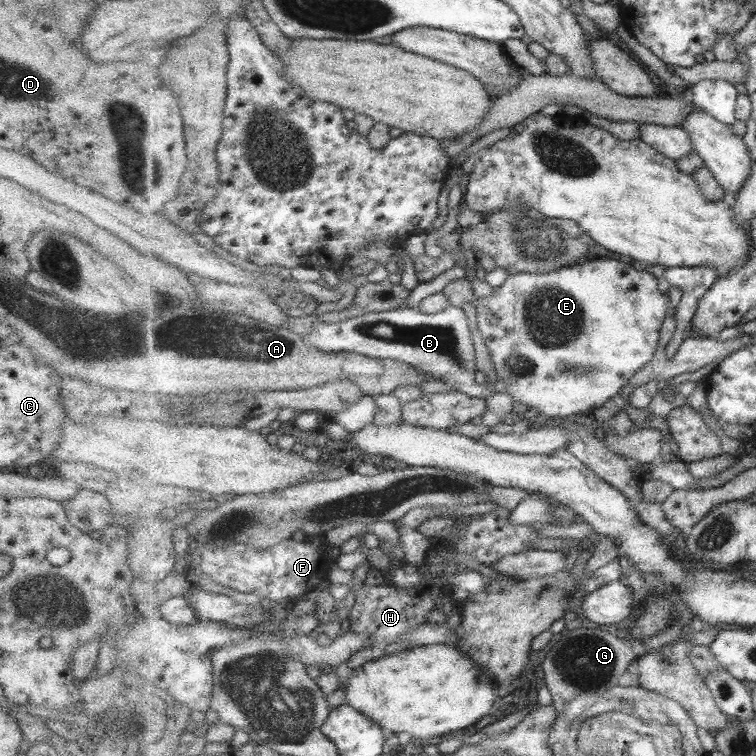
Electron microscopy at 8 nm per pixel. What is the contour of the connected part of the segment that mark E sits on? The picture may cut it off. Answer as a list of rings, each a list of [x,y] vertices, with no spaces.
[[[589,258],[578,265],[569,266],[569,268],[557,270],[557,272],[509,274],[501,286],[493,288],[490,295],[479,298],[475,304],[477,328],[490,353],[490,360],[494,364],[498,380],[504,381],[506,391],[513,397],[513,400],[525,404],[528,408],[536,408],[538,412],[543,412],[549,419],[568,419],[575,414],[589,412],[591,408],[608,406],[609,400],[615,398],[624,386],[630,384],[630,380],[654,359],[657,352],[661,328],[667,318],[671,298],[669,298],[669,294],[659,290],[656,280],[659,278],[644,271],[640,265],[629,265],[619,262],[619,260],[605,260],[605,258],[599,258],[599,260]]]

